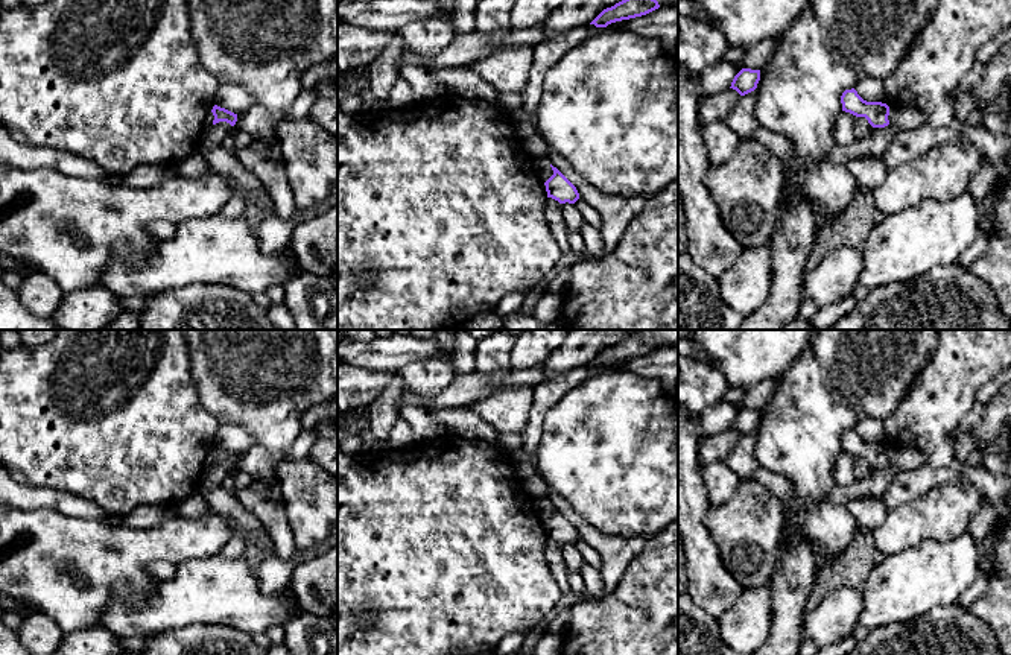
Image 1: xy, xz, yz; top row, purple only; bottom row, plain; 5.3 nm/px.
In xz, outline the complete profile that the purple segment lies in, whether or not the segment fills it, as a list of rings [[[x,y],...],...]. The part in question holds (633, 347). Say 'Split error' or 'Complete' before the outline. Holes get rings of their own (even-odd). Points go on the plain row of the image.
Complete. [[[631,336],[614,346],[604,350],[590,365],[594,365],[596,368],[607,368],[616,362],[646,356],[658,348],[658,342],[649,336]]]

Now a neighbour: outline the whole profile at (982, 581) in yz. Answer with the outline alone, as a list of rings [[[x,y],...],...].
[[[979,571],[975,584],[964,594],[961,594],[958,605],[964,609],[968,609],[975,603],[975,600],[985,593],[990,585],[990,579],[991,574]]]

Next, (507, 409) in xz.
[[[497,330],[491,336],[477,339],[474,350],[476,372],[490,377],[496,391],[467,409],[480,415],[497,432],[521,435],[534,403],[534,388],[506,386],[514,334]]]

